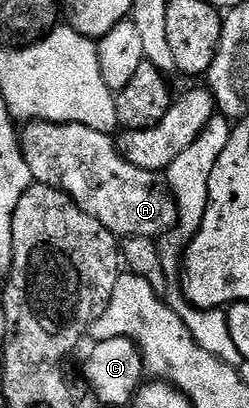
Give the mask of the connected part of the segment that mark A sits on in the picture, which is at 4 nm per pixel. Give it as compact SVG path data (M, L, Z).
M30 122L20 131L19 137L21 154L33 173L33 181L54 186L71 196L85 212L95 216L105 228L116 234L118 239L147 237L157 240L177 225L177 204L170 194L166 175L128 162L121 155L118 143L110 135L95 132L95 128L87 128L83 124Z

